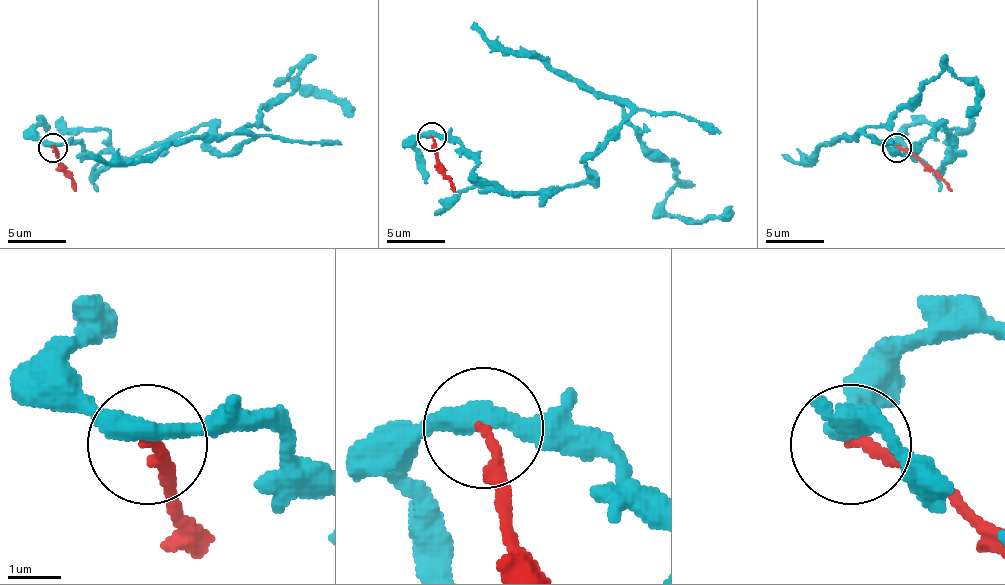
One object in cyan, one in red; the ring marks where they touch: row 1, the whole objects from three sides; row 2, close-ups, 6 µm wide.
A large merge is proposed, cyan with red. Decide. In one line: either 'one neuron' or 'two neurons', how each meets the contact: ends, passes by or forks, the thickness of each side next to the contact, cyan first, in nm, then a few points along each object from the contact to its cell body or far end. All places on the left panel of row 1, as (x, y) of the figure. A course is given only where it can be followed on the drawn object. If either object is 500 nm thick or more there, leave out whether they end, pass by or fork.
two neurons; cyan passes by; red ends there; 360 nm thick on the cyan side, 200 nm on the other; cyan runs (52, 146), (78, 144), (98, 170), (206, 126), (232, 152), (296, 68), (284, 77), (351, 117); red runs (52, 146), (58, 167), (75, 190)

